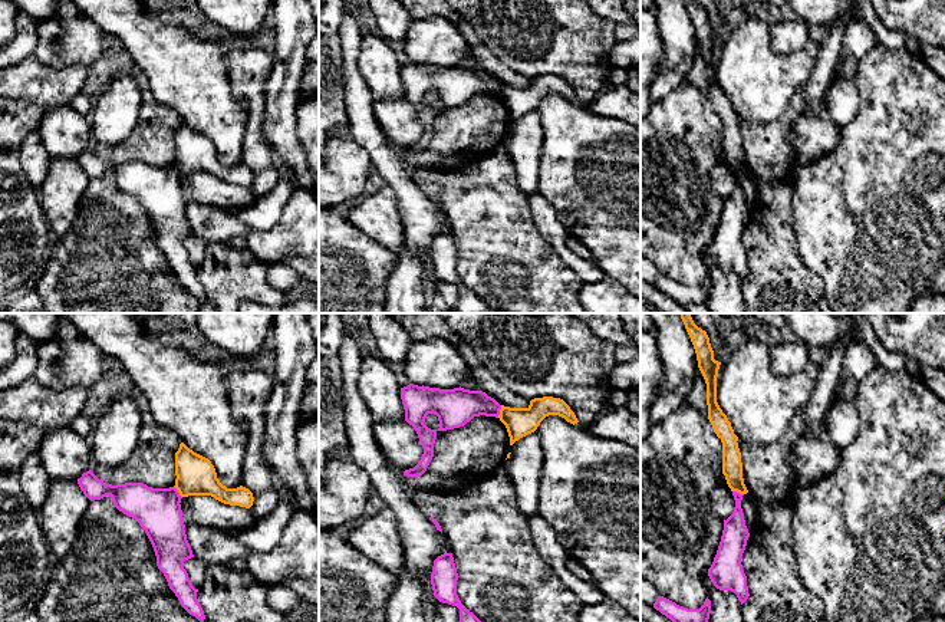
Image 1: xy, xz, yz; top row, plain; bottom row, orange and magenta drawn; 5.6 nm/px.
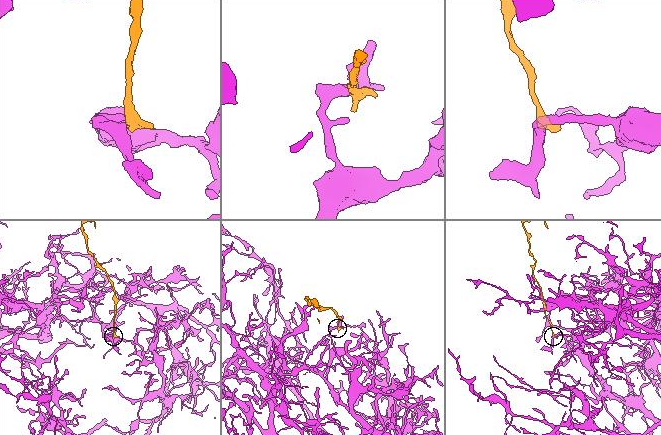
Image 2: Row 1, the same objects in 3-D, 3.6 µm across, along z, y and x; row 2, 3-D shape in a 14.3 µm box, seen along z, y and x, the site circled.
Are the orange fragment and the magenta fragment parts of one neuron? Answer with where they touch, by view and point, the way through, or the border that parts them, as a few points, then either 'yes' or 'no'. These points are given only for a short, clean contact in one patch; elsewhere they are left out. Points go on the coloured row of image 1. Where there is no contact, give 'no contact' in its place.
xz (500, 411) | along xz (501, 405), (497, 417) | no

